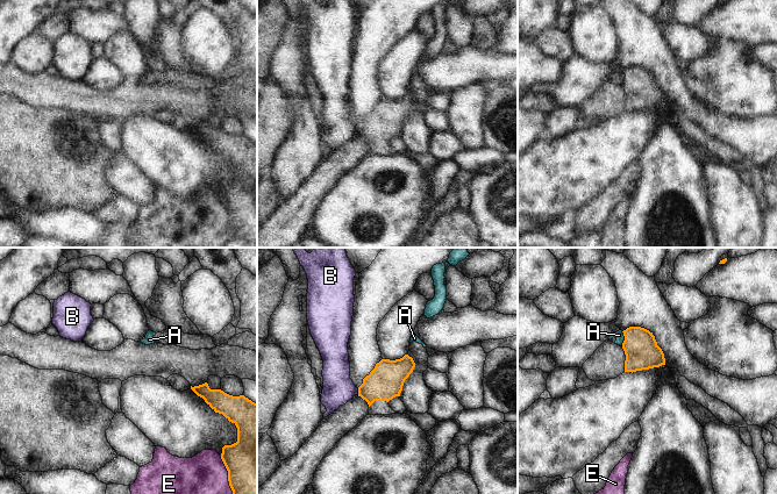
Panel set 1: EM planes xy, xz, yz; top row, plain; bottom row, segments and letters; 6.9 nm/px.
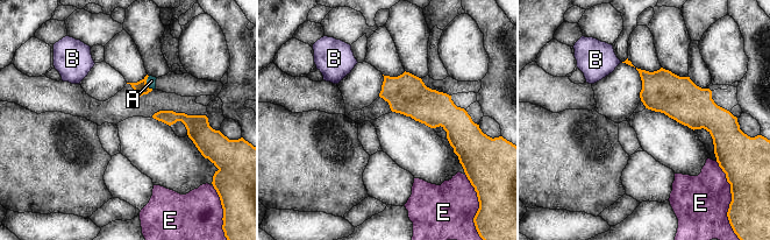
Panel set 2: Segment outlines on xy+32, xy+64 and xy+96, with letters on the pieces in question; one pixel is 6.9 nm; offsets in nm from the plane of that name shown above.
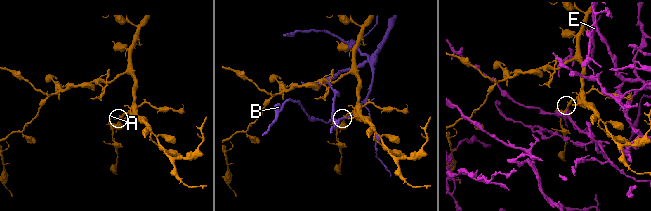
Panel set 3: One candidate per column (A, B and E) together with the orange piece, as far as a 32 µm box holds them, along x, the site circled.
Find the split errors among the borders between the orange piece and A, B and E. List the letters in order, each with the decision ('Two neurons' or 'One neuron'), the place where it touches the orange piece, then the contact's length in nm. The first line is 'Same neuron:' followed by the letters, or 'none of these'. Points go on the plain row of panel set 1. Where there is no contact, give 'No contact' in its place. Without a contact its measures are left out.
Same neuron: none of these
A: Two neurons. Touches orange at yz (625, 78). Shared border 100 nm
B: Two neurons. Touches orange at xz (358, 130). Shared border 40 nm
E: Two neurons. Touches orange at xy (228, 216). Shared border 300 nm.

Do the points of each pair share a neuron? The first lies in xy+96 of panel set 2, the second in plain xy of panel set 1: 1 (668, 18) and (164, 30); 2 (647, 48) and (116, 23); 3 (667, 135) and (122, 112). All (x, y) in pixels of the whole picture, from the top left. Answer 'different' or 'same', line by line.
1: different
2: different
3: different

